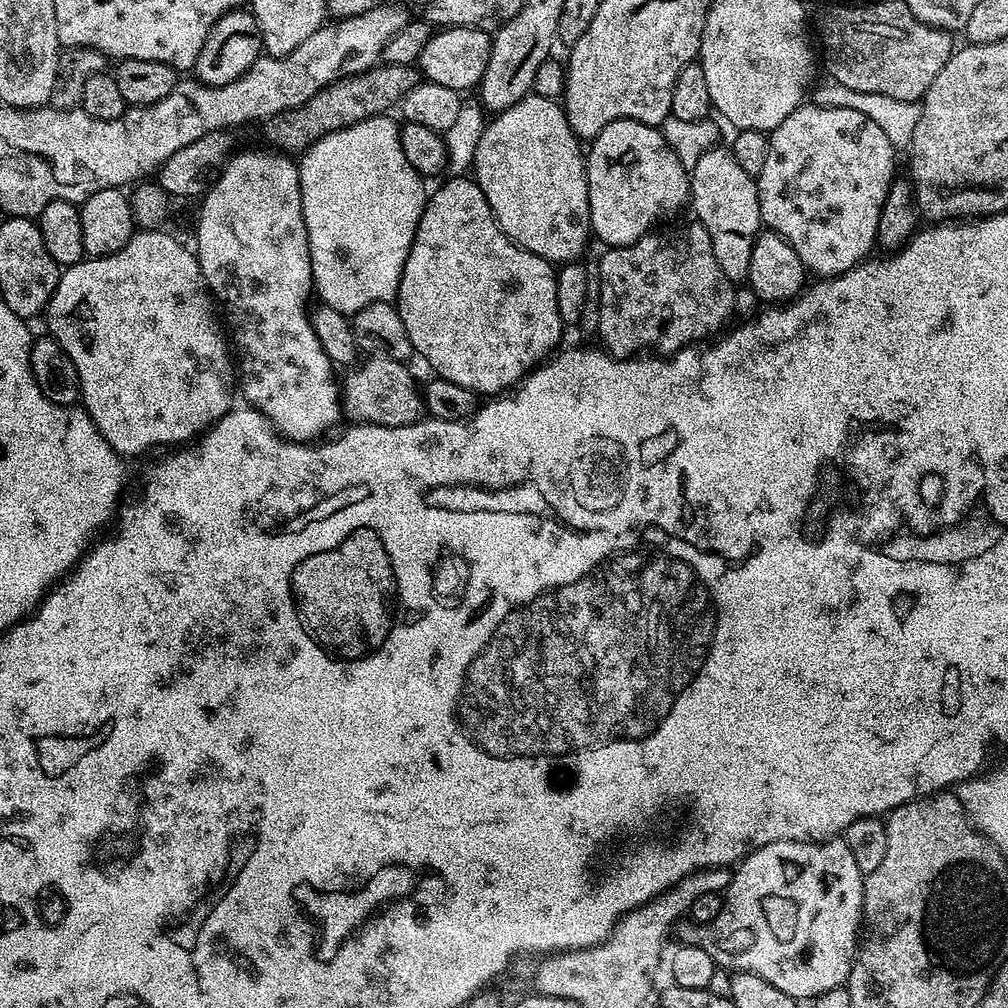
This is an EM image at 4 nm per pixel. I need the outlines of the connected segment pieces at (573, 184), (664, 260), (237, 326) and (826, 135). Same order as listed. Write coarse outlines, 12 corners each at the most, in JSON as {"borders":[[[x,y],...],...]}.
{"borders":[[[563,107],[487,121],[474,179],[500,229],[553,266],[590,240]],[[700,223],[599,257],[598,340],[627,360],[736,308]],[[232,154],[196,260],[285,440],[342,420],[291,155]],[[801,104],[768,136],[763,227],[809,273],[877,243],[898,149]]]}

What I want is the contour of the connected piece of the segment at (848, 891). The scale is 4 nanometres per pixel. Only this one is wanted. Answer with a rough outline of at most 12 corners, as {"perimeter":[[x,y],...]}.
{"perimeter":[[843,838],[735,865],[709,924],[719,963],[798,1002],[847,981],[864,878]]}

